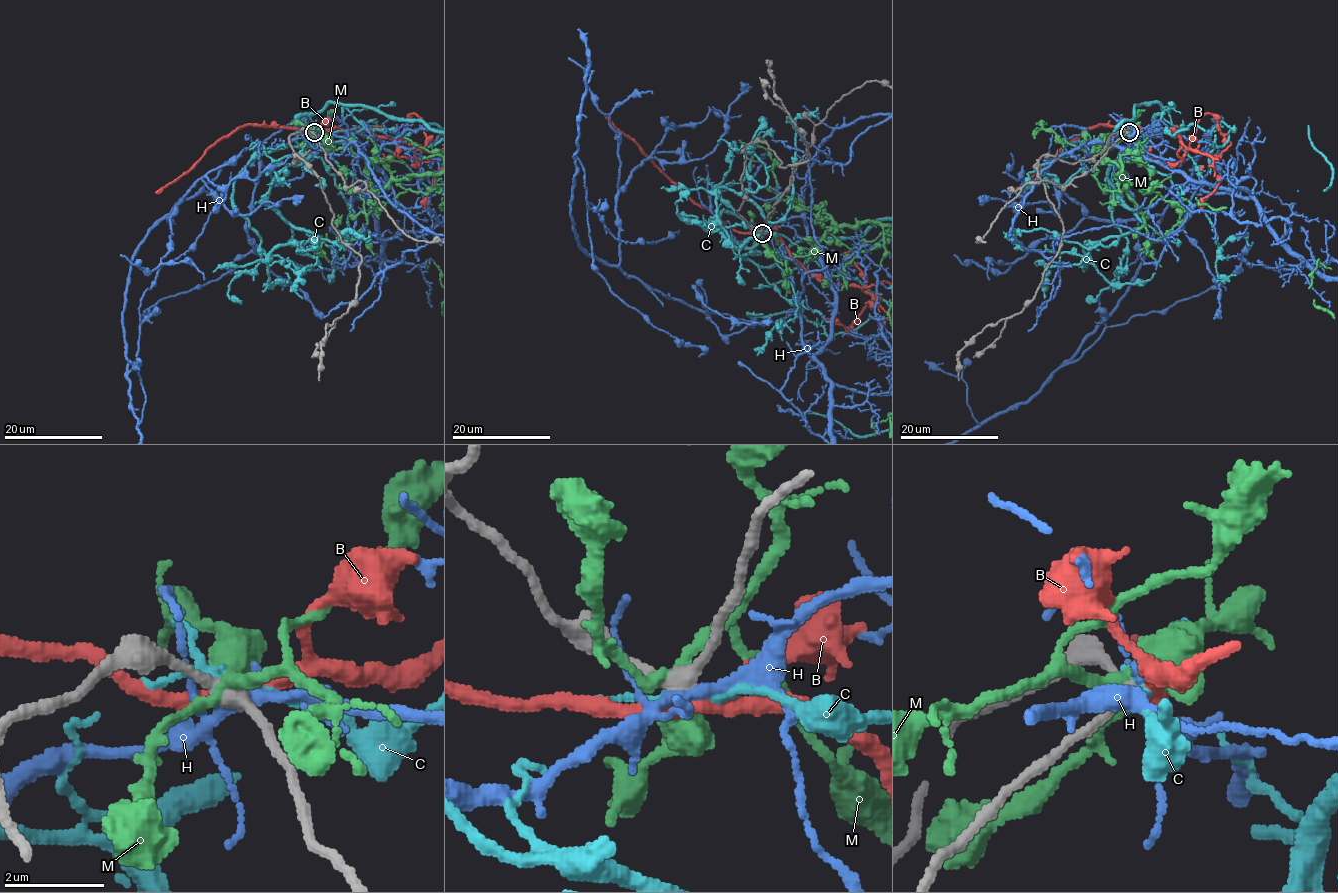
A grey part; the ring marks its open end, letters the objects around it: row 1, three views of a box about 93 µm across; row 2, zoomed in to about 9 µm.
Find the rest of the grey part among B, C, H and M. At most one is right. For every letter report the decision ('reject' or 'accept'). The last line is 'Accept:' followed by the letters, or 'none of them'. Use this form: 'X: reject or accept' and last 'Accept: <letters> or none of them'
B: reject
C: reject
H: reject
M: reject
Accept: none of them

